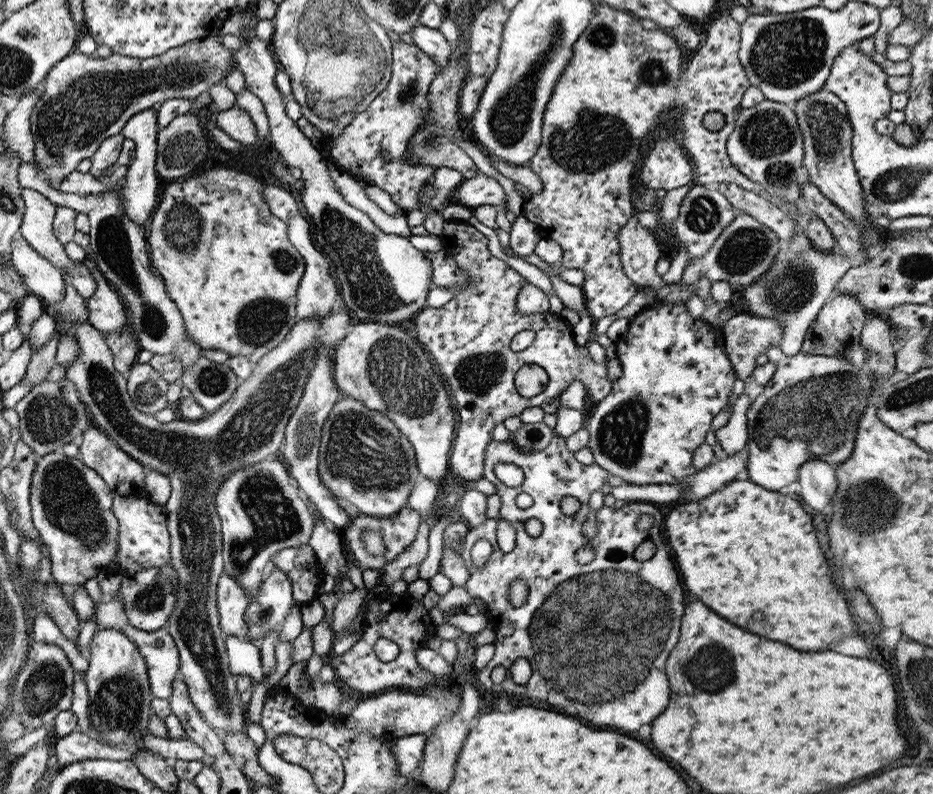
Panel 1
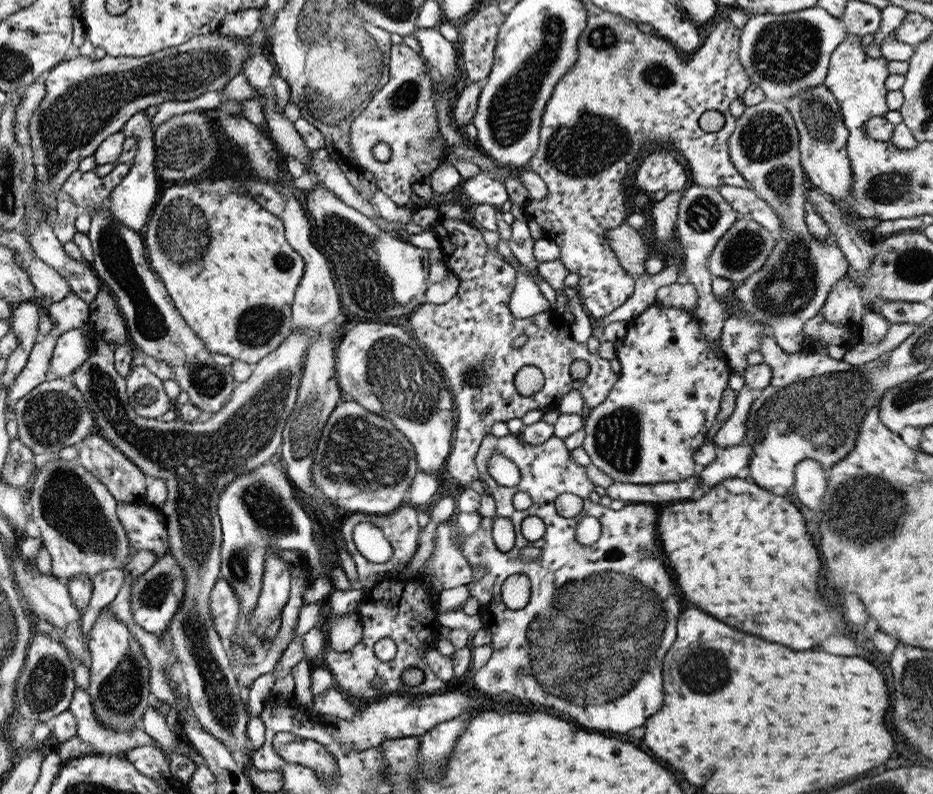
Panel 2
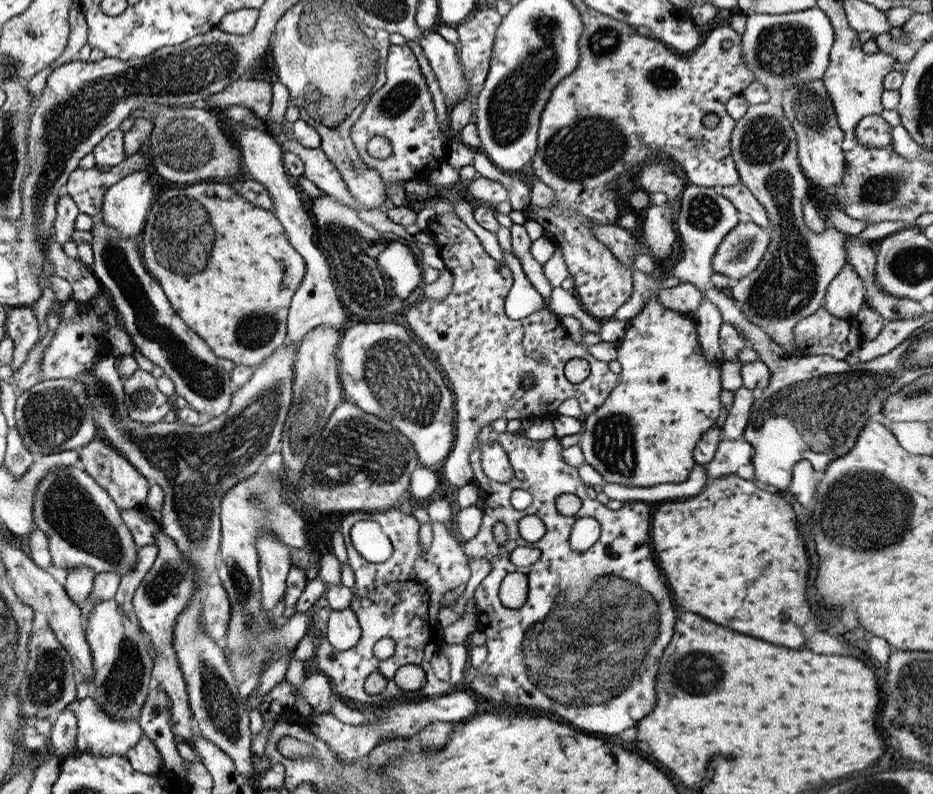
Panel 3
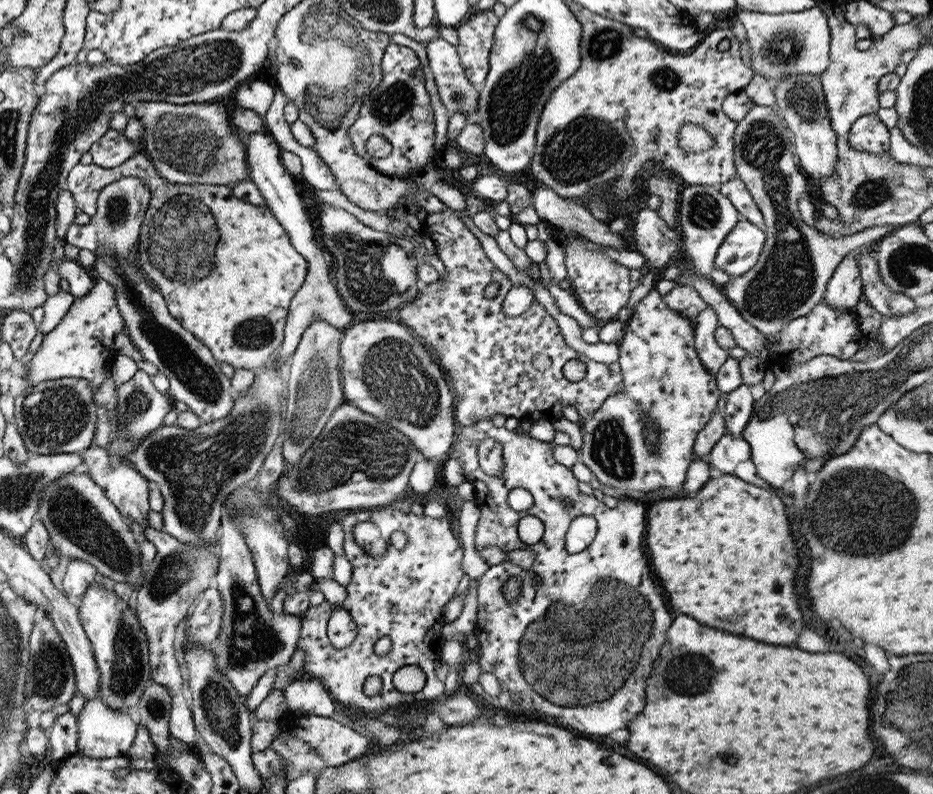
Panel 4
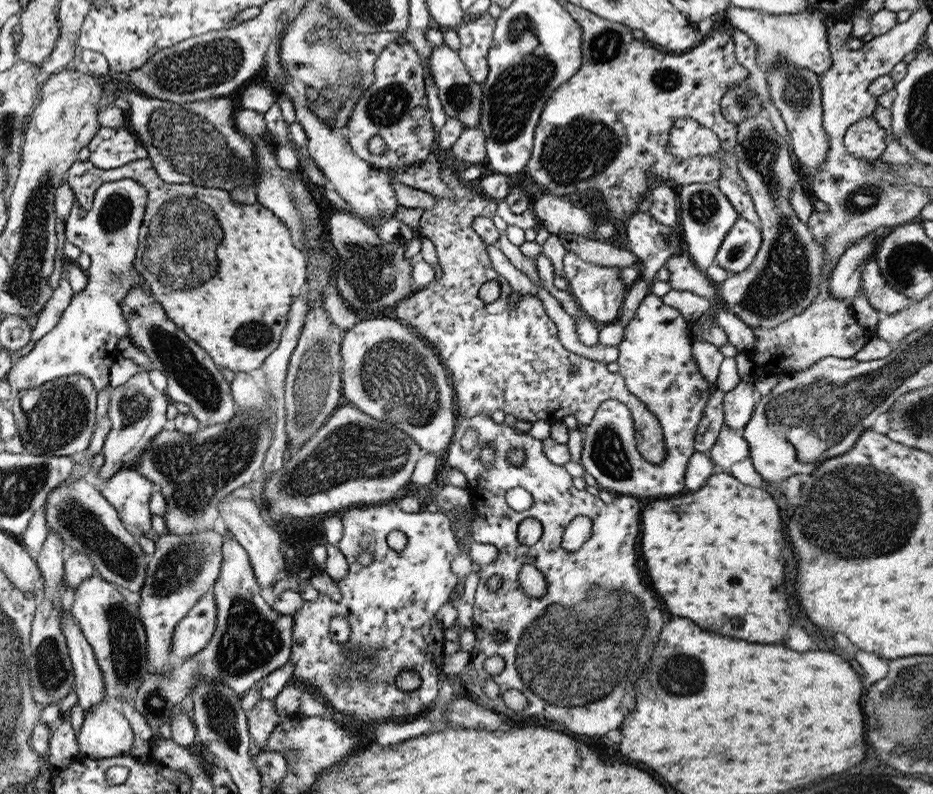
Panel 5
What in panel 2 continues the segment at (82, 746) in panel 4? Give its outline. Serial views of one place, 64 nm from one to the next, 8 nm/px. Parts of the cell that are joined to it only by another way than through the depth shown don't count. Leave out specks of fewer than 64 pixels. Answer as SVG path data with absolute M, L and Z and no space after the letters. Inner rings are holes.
M81 688L73 690L68 711L76 720L76 734L84 743L92 746L96 754L115 755L126 748L137 746L157 746L141 727L134 726L132 730L116 730L100 724L91 709L91 700Z

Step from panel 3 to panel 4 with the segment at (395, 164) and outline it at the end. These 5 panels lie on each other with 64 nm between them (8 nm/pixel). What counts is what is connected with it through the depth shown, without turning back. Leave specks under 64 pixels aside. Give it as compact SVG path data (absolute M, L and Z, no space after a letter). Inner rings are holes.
M389 43L381 59L381 82L370 94L363 98L357 111L355 123L348 128L347 136L357 154L376 171L389 177L406 178L412 172L420 172L428 163L440 160L442 150L433 150L433 112L429 105L429 94L425 90L424 76L419 60L412 49ZM415 108L427 110L423 120L413 120ZM374 135L385 138L391 146L389 155L374 159L365 153L365 142Z

